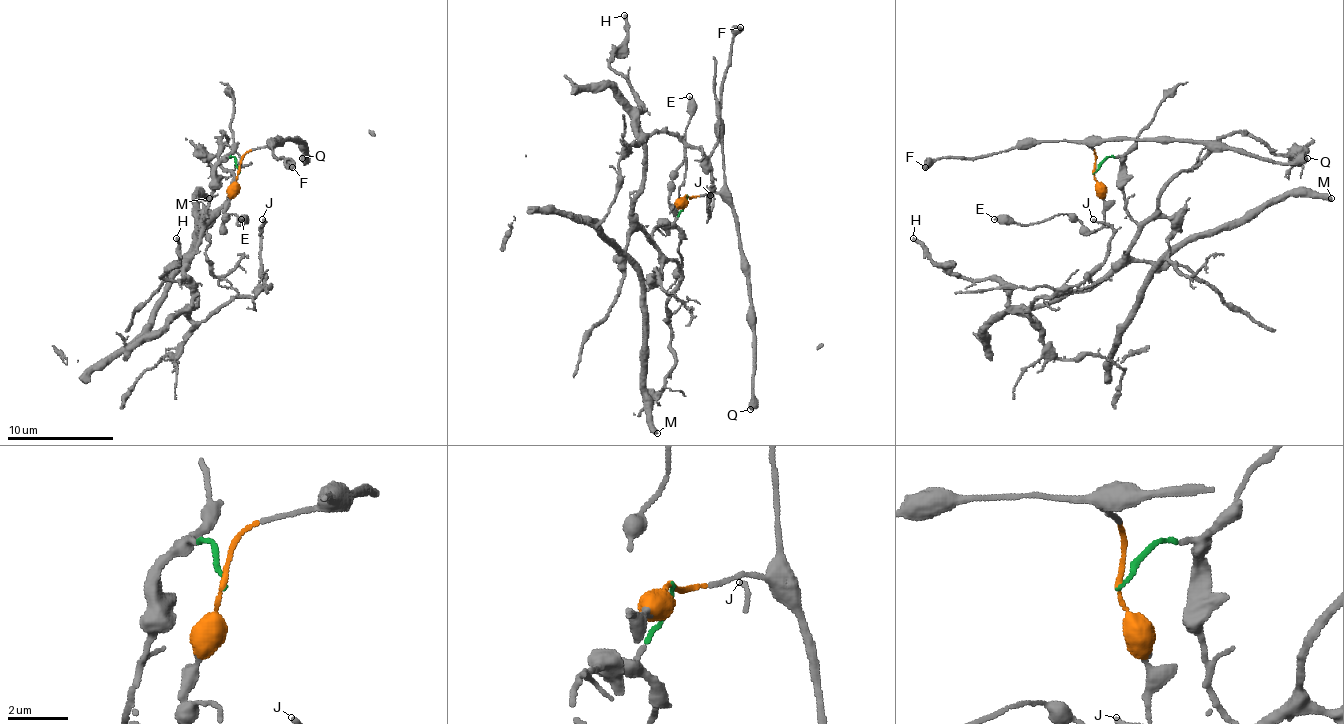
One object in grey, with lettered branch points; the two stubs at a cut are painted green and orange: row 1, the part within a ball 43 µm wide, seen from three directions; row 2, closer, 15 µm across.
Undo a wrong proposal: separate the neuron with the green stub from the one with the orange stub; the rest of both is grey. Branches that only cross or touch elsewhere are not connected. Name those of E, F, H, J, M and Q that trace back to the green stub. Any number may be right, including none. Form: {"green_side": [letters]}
{"green_side": ["H", "J", "M"]}

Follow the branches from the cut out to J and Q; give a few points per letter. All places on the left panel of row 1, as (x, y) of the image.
J: (239, 173), (231, 157), (215, 168), (186, 272), (194, 322), (263, 287), (263, 218)
Q: (239, 173), (239, 160), (247, 152), (287, 138), (303, 144), (306, 162), (303, 157)

